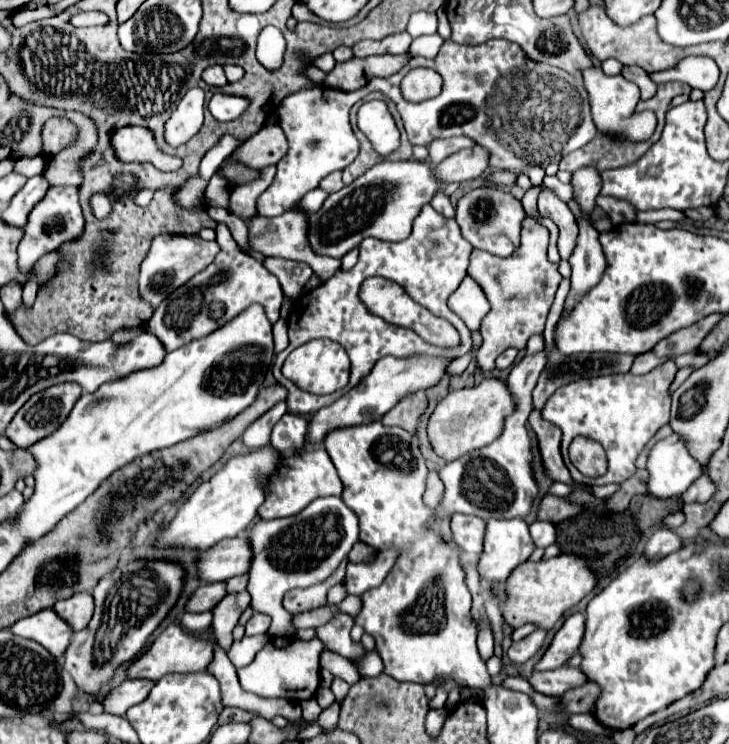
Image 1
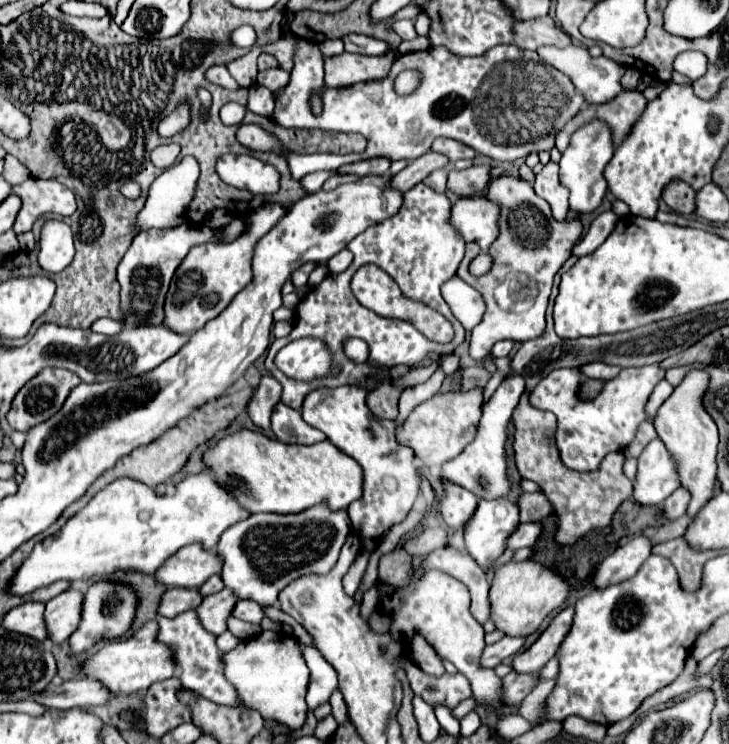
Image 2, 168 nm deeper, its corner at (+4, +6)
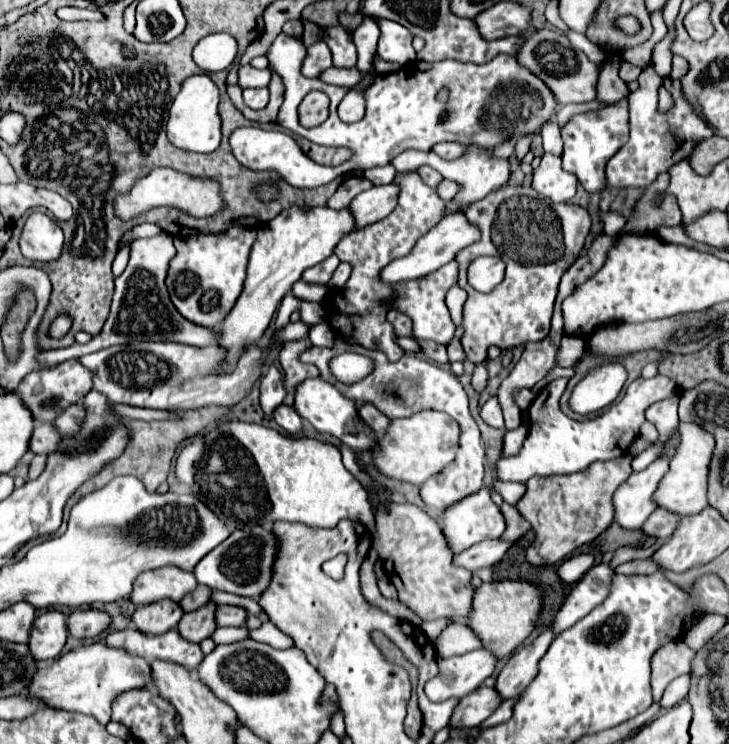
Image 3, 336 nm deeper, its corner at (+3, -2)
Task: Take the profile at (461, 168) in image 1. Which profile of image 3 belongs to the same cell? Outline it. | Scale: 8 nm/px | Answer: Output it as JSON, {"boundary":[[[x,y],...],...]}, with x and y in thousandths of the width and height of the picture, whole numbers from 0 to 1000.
{"boundary":[[[542,246],[509,251],[492,259],[479,276],[484,284],[484,292],[490,294],[490,308],[506,300],[514,300],[523,292],[531,292],[542,281],[545,265],[547,265],[547,251]]]}

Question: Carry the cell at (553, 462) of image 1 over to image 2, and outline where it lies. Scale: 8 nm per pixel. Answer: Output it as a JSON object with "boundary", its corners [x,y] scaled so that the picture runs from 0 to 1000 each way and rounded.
{"boundary":[[[724,528],[716,531],[708,552],[702,558],[705,569],[705,606],[708,606],[708,628],[719,644],[733,647],[741,660],[749,665],[754,679],[760,681],[760,692],[765,695],[765,714],[760,727],[765,733],[787,733],[798,719],[812,711],[823,711],[837,706],[837,698],[848,679],[867,668],[867,647],[856,638],[856,606],[845,606],[826,617],[826,625],[812,636],[790,636],[765,617],[763,601],[757,601],[757,585],[763,577],[763,560],[752,552],[733,550],[724,542]]]}

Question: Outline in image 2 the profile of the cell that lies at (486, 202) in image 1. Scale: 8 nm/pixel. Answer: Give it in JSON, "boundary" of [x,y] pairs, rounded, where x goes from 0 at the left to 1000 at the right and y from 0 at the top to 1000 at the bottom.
{"boundary":[[[631,265],[615,297],[636,324],[653,324],[658,335],[672,335],[683,319],[683,276],[667,265]]]}

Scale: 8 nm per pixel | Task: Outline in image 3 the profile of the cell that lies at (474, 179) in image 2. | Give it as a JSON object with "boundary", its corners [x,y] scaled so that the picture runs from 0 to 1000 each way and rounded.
{"boundary":[[[608,241],[605,249],[599,251],[599,259],[608,270],[619,270],[627,262],[627,257],[630,257],[630,249],[621,246],[621,243],[613,243],[613,241]]]}

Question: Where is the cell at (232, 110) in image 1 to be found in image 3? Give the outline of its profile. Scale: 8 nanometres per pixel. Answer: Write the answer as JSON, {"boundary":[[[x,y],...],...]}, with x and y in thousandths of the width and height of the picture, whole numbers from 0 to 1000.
{"boundary":[[[262,101],[254,106],[248,125],[240,130],[232,147],[229,163],[229,184],[237,195],[270,203],[270,206],[289,206],[303,192],[303,160],[299,152],[300,122],[298,114],[284,101]]]}

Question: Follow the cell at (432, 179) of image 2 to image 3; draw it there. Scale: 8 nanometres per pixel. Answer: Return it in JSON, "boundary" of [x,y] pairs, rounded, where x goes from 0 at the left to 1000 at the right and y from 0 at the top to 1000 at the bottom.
{"boundary":[[[578,224],[572,233],[578,235],[580,246],[583,246],[583,249],[588,249],[591,254],[599,254],[599,246],[605,246],[605,243],[608,243],[608,238],[605,238],[597,227],[591,227],[591,224]]]}

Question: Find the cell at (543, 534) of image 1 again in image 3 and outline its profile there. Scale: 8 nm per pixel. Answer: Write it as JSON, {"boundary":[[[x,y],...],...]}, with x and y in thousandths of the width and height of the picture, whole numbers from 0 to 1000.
{"boundary":[[[676,724],[676,727],[665,727],[665,730],[654,730],[649,733],[643,741],[627,743],[624,746],[624,757],[632,762],[641,762],[646,767],[671,762],[671,759],[682,759],[695,741],[704,735],[706,730],[701,727],[690,727],[690,724]]]}

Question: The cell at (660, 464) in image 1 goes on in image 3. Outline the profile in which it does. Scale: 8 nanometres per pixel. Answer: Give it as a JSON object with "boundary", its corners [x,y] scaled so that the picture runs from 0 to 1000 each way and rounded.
{"boundary":[[[904,614],[885,633],[868,636],[841,668],[844,700],[857,711],[879,711],[888,695],[901,684],[896,663],[918,633],[918,617]]]}

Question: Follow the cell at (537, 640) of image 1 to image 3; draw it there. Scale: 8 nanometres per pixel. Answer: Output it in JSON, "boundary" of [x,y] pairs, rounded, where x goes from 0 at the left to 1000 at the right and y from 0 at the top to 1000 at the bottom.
{"boundary":[[[654,872],[630,883],[602,888],[602,907],[583,921],[588,942],[610,942],[619,937],[638,937],[652,929],[682,894],[676,875]]]}

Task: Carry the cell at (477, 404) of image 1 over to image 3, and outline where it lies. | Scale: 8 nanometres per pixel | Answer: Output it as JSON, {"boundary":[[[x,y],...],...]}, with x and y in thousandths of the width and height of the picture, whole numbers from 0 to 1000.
{"boundary":[[[575,552],[556,563],[539,563],[528,585],[523,587],[520,603],[509,612],[512,622],[531,641],[578,652],[588,641],[605,636],[616,622],[621,622],[630,598],[630,571],[616,563],[608,552]]]}

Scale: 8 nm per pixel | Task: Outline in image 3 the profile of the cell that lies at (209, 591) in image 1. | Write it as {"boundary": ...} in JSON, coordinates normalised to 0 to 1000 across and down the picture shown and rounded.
{"boundary":[[[221,805],[215,810],[204,813],[191,813],[188,821],[182,824],[182,840],[191,848],[221,853],[226,848],[235,848],[243,843],[246,832],[251,829],[251,819],[246,810],[235,805]]]}

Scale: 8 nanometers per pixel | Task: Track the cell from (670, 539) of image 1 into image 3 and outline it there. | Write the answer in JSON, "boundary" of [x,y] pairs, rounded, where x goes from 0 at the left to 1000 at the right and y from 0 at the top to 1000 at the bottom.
{"boundary":[[[835,754],[813,759],[802,776],[786,789],[786,794],[778,800],[775,810],[770,813],[767,824],[761,827],[756,845],[761,853],[791,837],[797,829],[802,829],[813,816],[824,813],[824,805],[835,800],[838,781],[844,776],[844,765],[835,759]]]}

